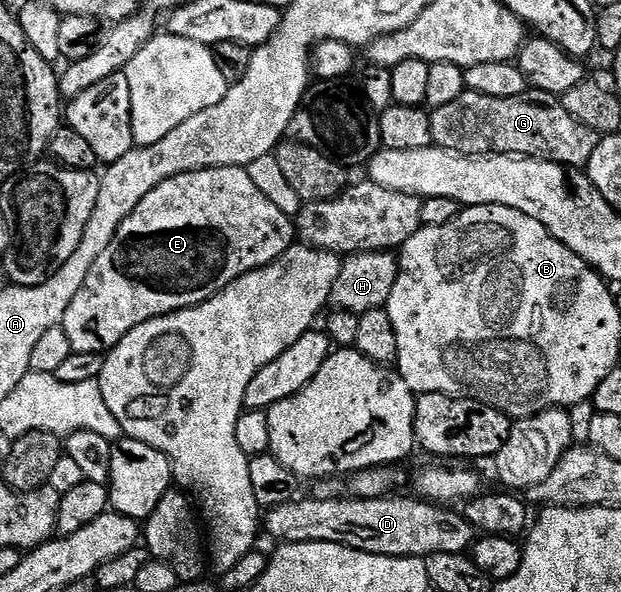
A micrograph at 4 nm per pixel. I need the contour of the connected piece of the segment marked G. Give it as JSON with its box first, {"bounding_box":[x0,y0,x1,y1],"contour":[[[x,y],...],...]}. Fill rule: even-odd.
{"bounding_box":[430,89,600,169],"contour":[[[528,89],[520,97],[488,97],[475,91],[464,92],[456,101],[440,105],[430,111],[432,121],[433,146],[443,147],[461,155],[520,155],[528,159],[547,159],[550,163],[560,163],[567,169],[585,168],[586,162],[596,150],[600,136],[588,125],[580,125],[568,109],[564,109],[561,98],[543,91]]]}

